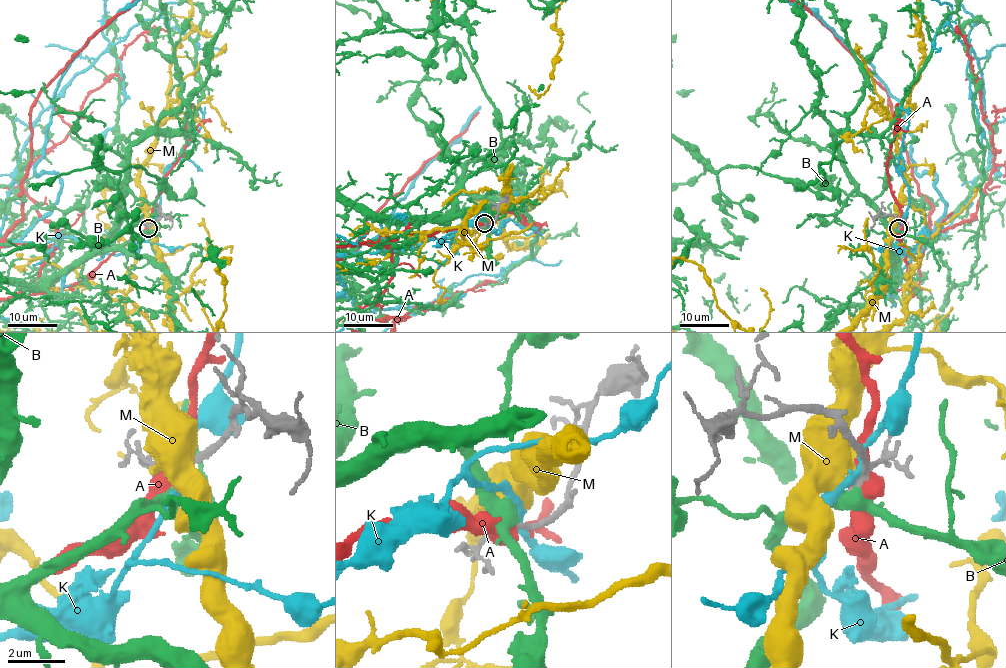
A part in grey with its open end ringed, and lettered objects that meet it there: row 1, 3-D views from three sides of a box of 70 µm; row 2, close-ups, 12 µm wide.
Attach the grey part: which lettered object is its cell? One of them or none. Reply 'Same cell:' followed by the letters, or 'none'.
Same cell: B

